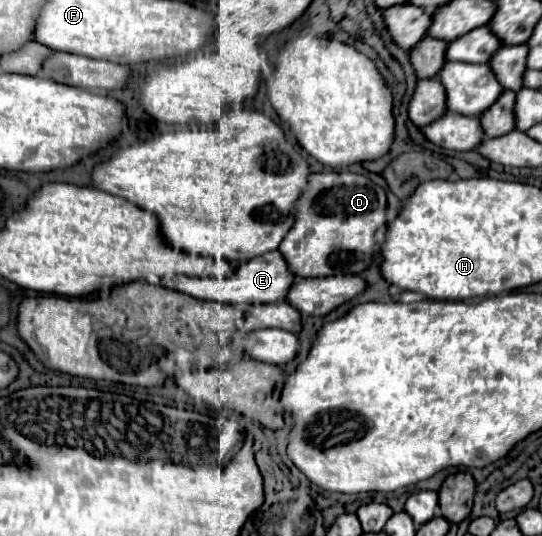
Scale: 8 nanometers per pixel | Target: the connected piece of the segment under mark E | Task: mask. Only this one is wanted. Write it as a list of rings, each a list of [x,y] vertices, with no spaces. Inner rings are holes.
[[[270,251],[266,255],[248,259],[246,263],[238,265],[232,271],[232,275],[228,275],[226,279],[172,275],[172,277],[166,277],[160,285],[166,289],[182,291],[182,293],[186,293],[194,299],[202,299],[202,301],[220,301],[220,303],[230,303],[230,305],[252,305],[252,303],[282,301],[292,283],[294,283],[294,275],[288,271],[286,261],[280,257],[278,251]]]

